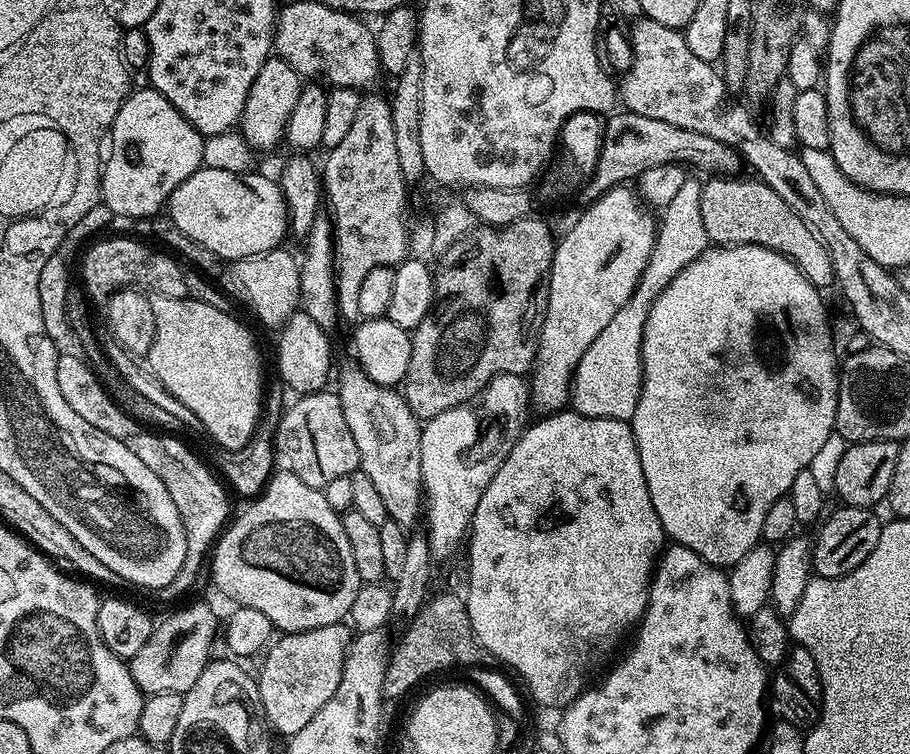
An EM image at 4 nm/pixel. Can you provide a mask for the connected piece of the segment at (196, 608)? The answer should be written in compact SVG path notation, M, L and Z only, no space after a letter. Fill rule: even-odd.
M188 604L185 608L180 608L177 612L172 612L164 621L157 623L150 634L150 642L138 650L138 654L130 661L132 677L140 691L153 696L163 692L182 692L190 690L194 682L198 682L198 674L210 663L212 652L212 638L218 634L218 622L216 626L216 616L212 613L212 608L208 604Z

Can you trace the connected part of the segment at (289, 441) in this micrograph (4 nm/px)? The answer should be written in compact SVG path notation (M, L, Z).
M330 390L310 392L296 398L284 409L280 425L276 427L276 451L285 460L295 476L302 478L306 486L323 489L334 478L351 476L360 468L359 452L350 428L343 417L342 402L337 393Z

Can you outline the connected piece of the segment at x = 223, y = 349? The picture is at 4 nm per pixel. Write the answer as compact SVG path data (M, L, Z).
M153 295L151 306L156 329L153 344L146 355L147 367L170 395L198 416L203 431L209 432L221 444L221 449L233 452L246 446L262 411L260 352L251 334L235 320L232 312L214 310L214 306L206 306L206 302Z

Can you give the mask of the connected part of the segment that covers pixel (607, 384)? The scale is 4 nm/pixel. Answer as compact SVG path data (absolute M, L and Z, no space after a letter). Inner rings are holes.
M690 178L686 182L682 182L682 187L679 188L678 195L671 200L670 206L666 206L659 213L659 227L656 230L654 250L648 260L646 270L640 276L640 285L636 287L636 292L631 295L631 300L626 302L626 306L622 306L622 309L618 310L613 321L590 344L590 348L586 350L582 360L576 367L570 393L570 404L573 411L586 417L610 417L612 420L622 421L632 418L641 394L641 378L643 376L641 370L641 340L651 304L656 300L659 292L666 290L666 286L682 269L690 266L690 262L694 262L694 258L698 258L710 247L706 226L702 226L701 187L701 181L696 181L696 178Z

